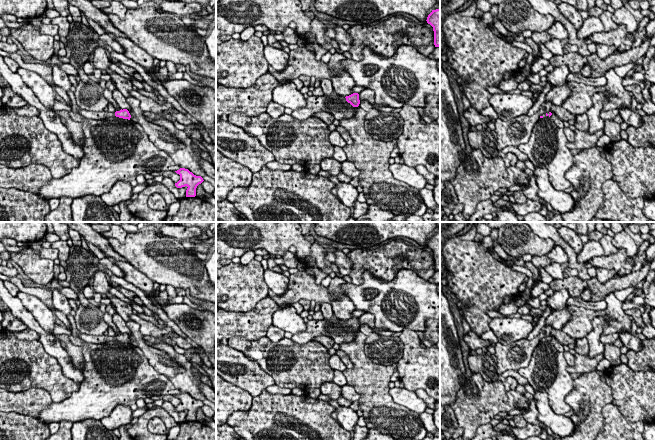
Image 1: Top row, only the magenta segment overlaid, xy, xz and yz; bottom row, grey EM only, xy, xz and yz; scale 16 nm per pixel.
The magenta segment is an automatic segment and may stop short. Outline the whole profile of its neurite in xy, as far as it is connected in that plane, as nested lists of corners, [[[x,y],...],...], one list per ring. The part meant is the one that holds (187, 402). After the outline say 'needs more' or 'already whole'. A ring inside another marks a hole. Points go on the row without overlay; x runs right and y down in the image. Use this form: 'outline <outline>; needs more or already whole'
outline [[[180,392],[175,395],[180,399],[180,404],[175,407],[177,412],[182,412],[187,410],[186,421],[195,421],[196,420],[196,412],[199,408],[201,408],[204,404],[201,400],[196,400],[188,393]]]; already whole

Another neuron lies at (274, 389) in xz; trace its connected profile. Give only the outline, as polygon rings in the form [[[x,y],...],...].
[[[277,385],[269,386],[265,390],[271,394],[283,394],[283,395],[291,394],[291,389],[282,388]]]

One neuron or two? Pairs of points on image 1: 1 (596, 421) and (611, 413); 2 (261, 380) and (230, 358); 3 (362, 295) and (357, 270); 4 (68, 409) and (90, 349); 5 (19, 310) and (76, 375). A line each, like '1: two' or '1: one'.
1: two
2: one
3: two
4: one
5: one

